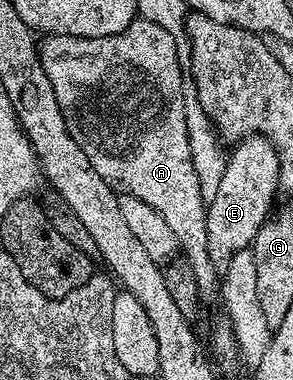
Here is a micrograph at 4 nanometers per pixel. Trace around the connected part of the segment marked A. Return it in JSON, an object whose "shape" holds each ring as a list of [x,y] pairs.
{"shape":[[[137,17],[132,24],[128,24],[128,28],[124,28],[124,32],[116,32],[116,36],[81,38],[80,36],[68,36],[67,34],[51,34],[45,41],[46,43],[41,43],[40,46],[42,67],[44,72],[48,72],[48,80],[52,80],[52,88],[56,92],[60,112],[64,112],[64,124],[68,124],[68,132],[72,136],[72,140],[76,140],[76,144],[80,144],[84,156],[88,156],[92,168],[96,168],[96,172],[100,172],[100,176],[104,181],[115,188],[123,186],[121,189],[125,193],[144,200],[144,204],[152,204],[152,208],[156,208],[156,212],[160,212],[160,216],[164,216],[164,224],[168,224],[168,228],[172,228],[172,236],[176,236],[181,257],[189,262],[192,268],[192,276],[196,276],[199,295],[206,296],[206,293],[213,288],[214,281],[217,278],[219,281],[220,272],[208,252],[208,224],[206,223],[208,202],[204,194],[202,198],[204,182],[203,179],[196,176],[194,151],[188,140],[188,128],[184,120],[184,100],[182,99],[184,68],[176,56],[176,40],[172,36],[172,32],[160,28],[160,24],[156,24],[152,20]]]}

